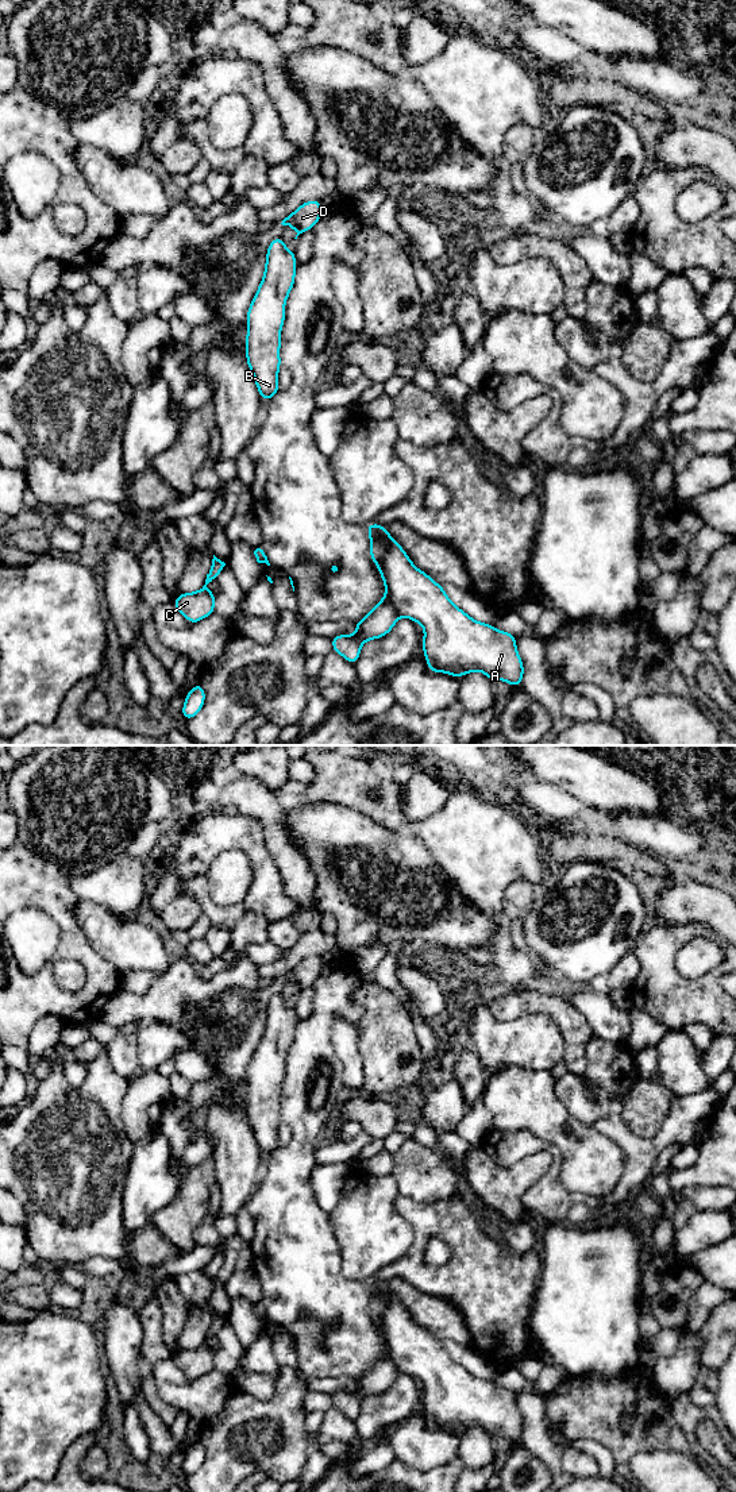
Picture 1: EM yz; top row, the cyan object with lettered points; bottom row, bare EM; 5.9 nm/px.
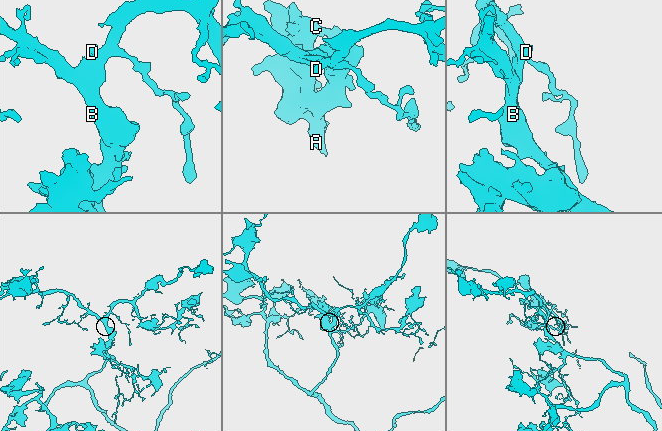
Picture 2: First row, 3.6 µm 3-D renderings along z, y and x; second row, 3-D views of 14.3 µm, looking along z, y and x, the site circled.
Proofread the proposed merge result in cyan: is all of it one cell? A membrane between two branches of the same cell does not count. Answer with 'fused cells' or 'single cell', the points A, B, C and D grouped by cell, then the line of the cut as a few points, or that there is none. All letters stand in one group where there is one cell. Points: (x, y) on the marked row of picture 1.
single cell; A B C D; no cut

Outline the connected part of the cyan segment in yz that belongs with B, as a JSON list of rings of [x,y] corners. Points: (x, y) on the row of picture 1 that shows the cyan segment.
[[[275,236],[267,248],[263,278],[247,309],[246,359],[261,394],[270,401],[280,390],[278,370],[281,367],[281,328],[285,323],[285,304],[294,285],[296,252],[286,250],[286,242]]]

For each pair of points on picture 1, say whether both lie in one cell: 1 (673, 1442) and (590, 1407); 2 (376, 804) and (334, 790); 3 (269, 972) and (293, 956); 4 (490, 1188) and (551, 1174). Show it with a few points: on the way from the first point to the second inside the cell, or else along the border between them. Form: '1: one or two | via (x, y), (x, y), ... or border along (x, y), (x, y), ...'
1: one | via (652, 1440), (621, 1440), (609, 1427)
2: one | via (365, 793), (362, 790), (345, 790)
3: one | via (274, 971), (288, 962)
4: two | border along (546, 1149), (551, 1165), (524, 1192), (523, 1202)

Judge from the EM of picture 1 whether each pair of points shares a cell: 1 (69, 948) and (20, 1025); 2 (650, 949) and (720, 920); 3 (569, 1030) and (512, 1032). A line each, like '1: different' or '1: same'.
1: same
2: different
3: different

